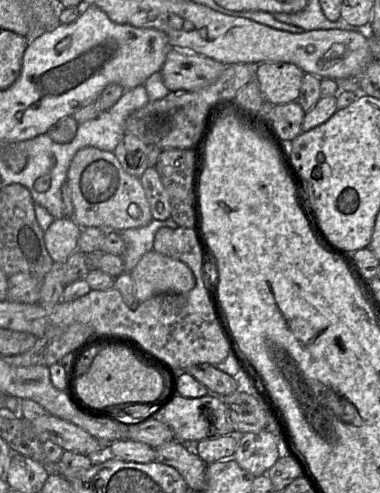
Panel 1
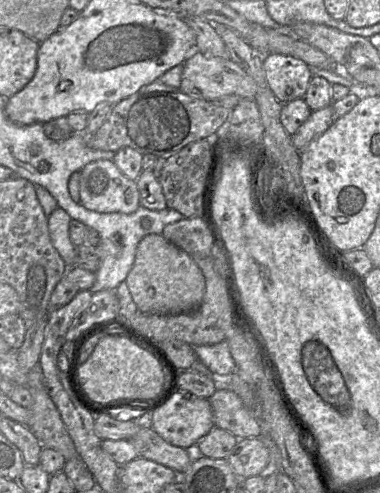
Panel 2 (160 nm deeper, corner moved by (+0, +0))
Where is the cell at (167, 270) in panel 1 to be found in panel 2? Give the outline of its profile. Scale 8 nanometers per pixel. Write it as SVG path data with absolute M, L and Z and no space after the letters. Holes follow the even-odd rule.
M149 234L141 239L125 281L134 303L143 314L181 314L196 310L205 292L205 278L198 265L162 234Z

